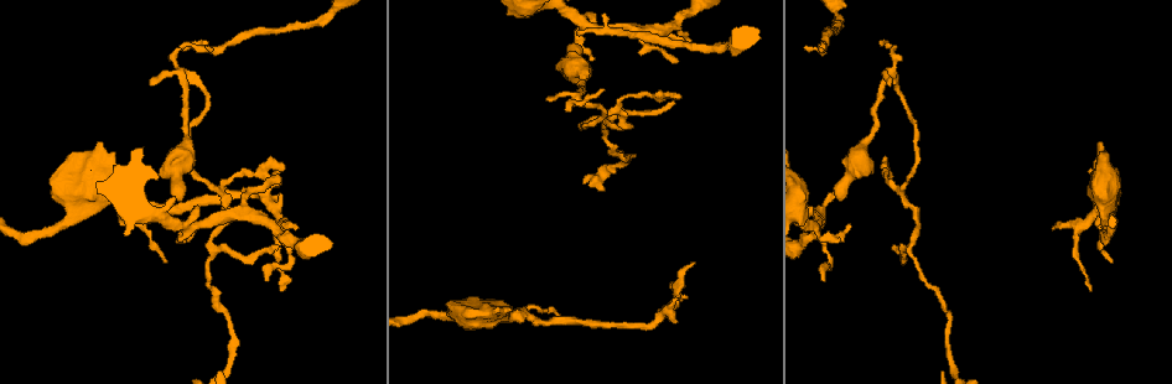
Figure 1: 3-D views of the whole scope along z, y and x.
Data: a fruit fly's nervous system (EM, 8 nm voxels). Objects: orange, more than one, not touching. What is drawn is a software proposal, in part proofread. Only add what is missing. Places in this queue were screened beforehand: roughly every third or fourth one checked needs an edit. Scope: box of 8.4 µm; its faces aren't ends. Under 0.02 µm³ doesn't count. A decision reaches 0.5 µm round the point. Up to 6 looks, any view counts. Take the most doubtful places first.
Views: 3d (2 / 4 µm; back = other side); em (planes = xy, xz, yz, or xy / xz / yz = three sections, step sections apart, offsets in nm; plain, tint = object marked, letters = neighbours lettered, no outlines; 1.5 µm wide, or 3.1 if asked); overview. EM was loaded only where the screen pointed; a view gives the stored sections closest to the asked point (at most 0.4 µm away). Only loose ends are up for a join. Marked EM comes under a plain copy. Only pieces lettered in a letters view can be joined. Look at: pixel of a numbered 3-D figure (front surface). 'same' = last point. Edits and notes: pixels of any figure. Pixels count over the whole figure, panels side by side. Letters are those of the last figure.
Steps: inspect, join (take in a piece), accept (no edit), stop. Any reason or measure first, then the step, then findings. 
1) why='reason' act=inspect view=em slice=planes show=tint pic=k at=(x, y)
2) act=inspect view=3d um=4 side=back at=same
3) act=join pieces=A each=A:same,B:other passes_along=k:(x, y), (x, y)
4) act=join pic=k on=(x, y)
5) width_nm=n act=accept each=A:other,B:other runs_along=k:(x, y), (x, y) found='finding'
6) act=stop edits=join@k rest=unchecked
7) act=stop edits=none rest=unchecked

why='an open end' act=inspect view=3d um=2 pic=1 at=(279, 176)

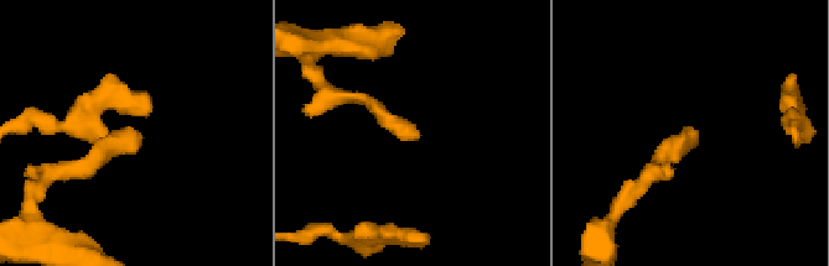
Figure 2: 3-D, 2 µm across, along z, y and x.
act=inspect view=em slice=yz step=8 show=letters pic=2 at=(144, 137)

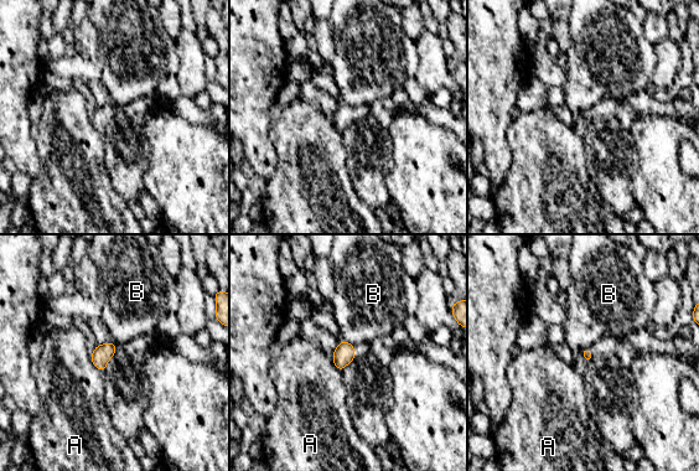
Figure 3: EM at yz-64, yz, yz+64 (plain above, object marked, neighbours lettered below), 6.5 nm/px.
why='another direction' act=inspect view=em slice=planes show=letters at=same

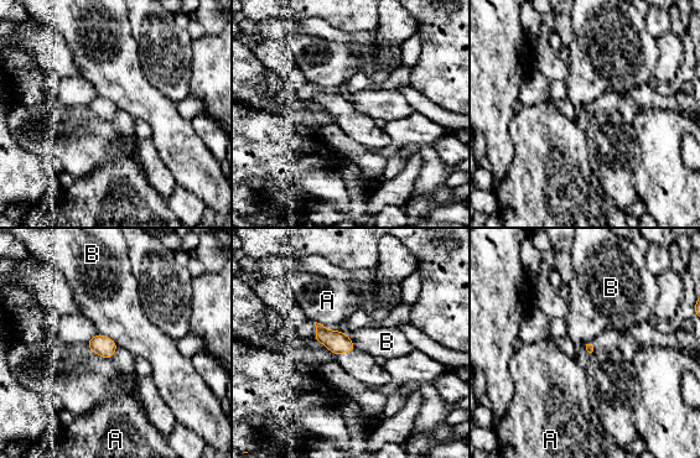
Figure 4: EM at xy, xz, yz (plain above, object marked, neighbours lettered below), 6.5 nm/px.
longest_contact=B:170nm act=accept each=A:other,B:other border=4:(97, 333), (105, 334), (118, 345) found='none of them fits'

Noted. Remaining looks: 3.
why='thin end' act=inspect view=3d um=4 pic=1 at=(264, 278)

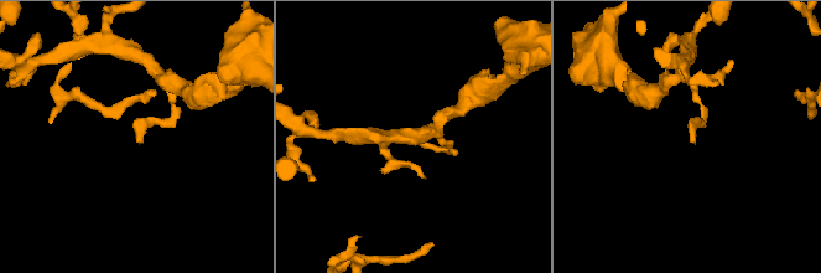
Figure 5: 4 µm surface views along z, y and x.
why='need the tissue' act=inspect view=em slice=xz step=8 show=letters pic=5 at=(691, 140)

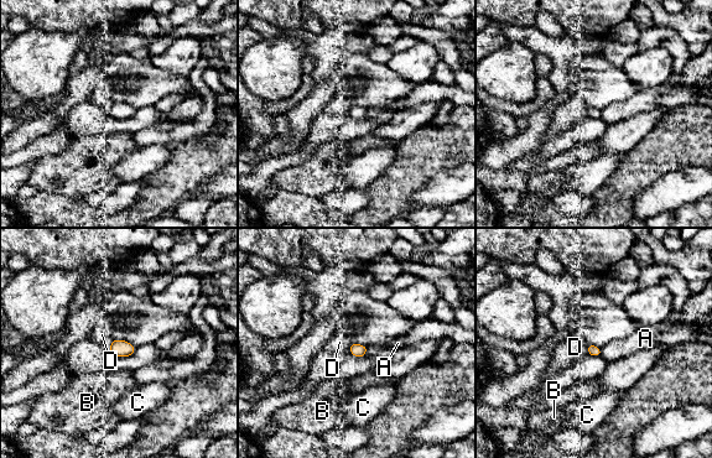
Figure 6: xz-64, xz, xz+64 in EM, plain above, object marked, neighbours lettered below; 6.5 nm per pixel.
act=accept each=A:other,B:other,C:other,D:other found='none of them fits'

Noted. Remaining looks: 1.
act=stop edits=none rest=unchecked

